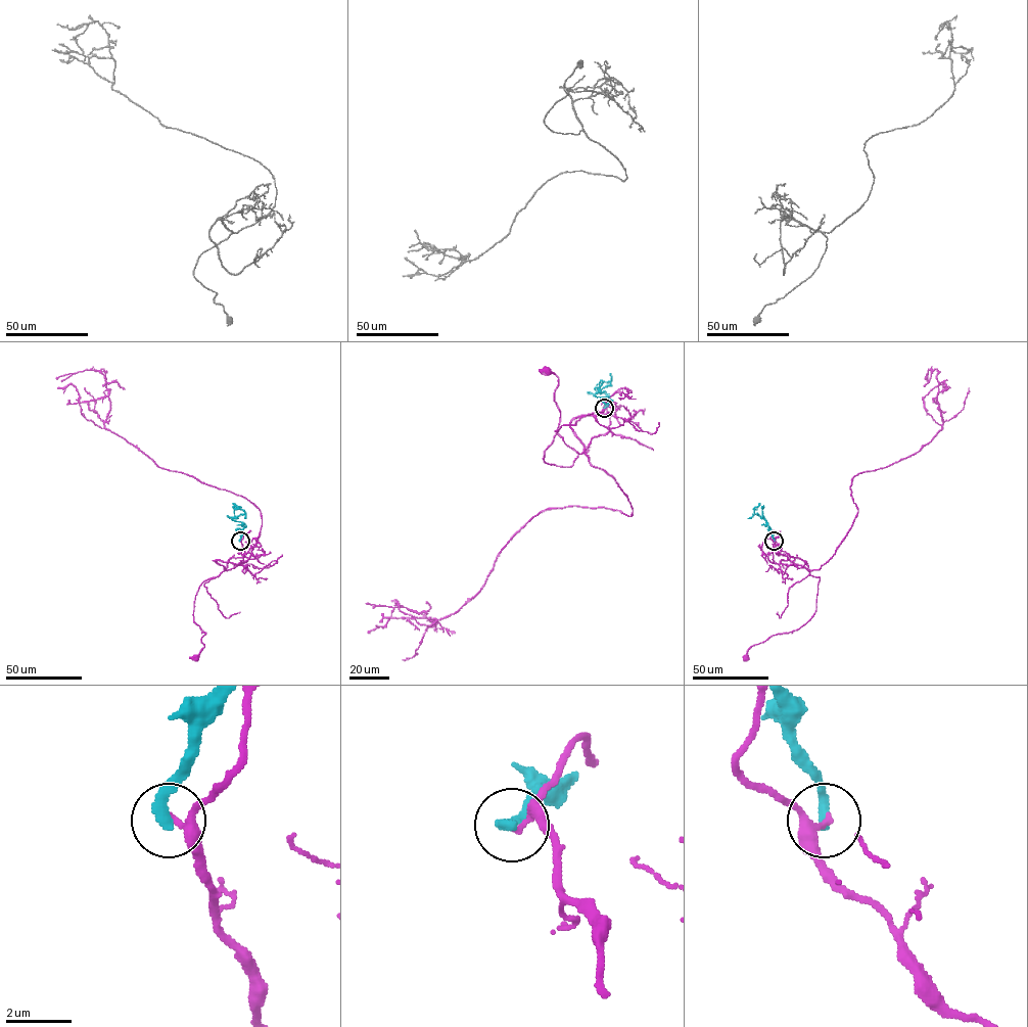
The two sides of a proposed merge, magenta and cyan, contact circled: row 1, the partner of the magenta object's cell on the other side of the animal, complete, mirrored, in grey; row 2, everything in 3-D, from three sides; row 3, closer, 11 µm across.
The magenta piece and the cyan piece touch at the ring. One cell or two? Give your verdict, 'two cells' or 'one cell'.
two cells

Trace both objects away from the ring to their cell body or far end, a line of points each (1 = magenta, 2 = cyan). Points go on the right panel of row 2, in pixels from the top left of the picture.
1: (775, 541), (790, 556), (803, 560), (810, 574), (820, 577), (816, 608), (802, 626), (754, 645), (745, 657)
2: (774, 541), (764, 517), (754, 512), (759, 504)

